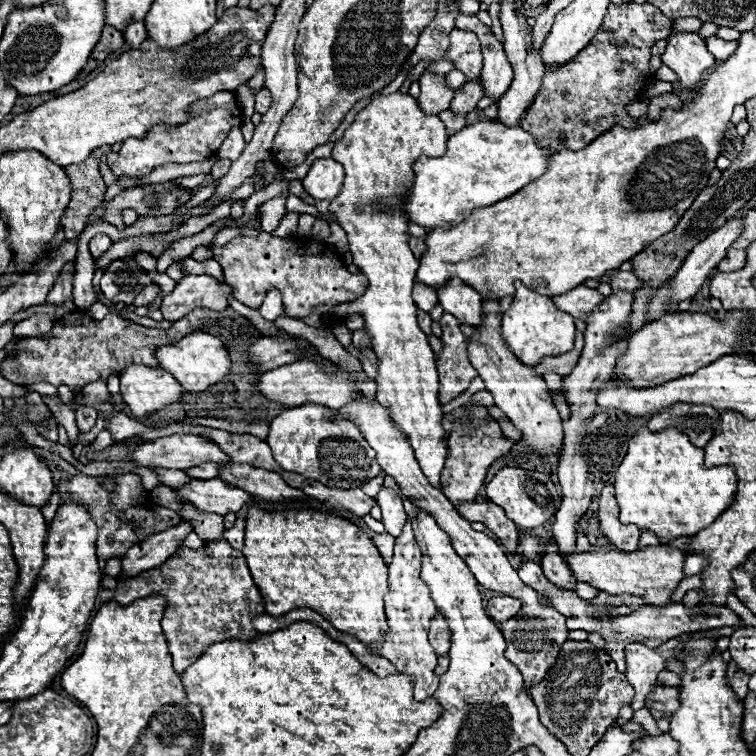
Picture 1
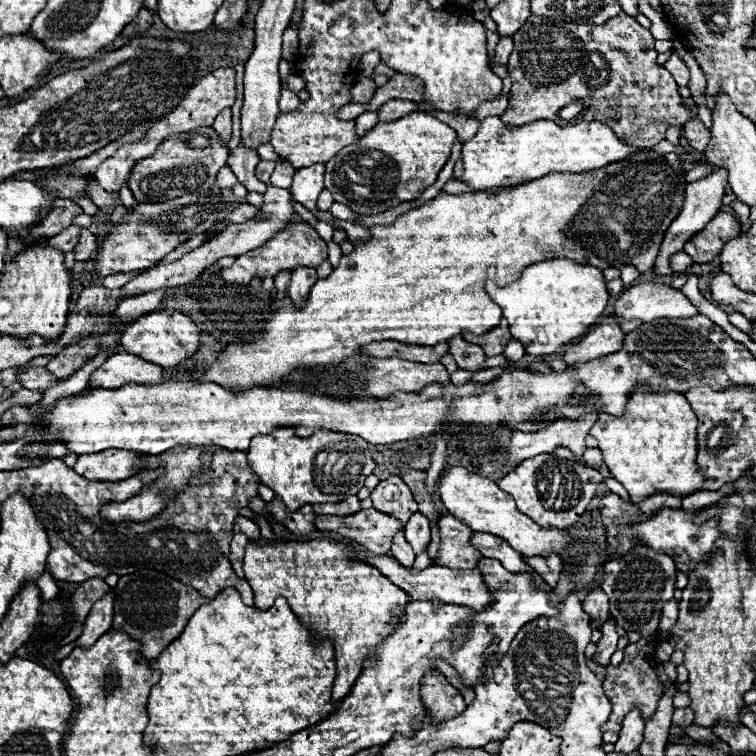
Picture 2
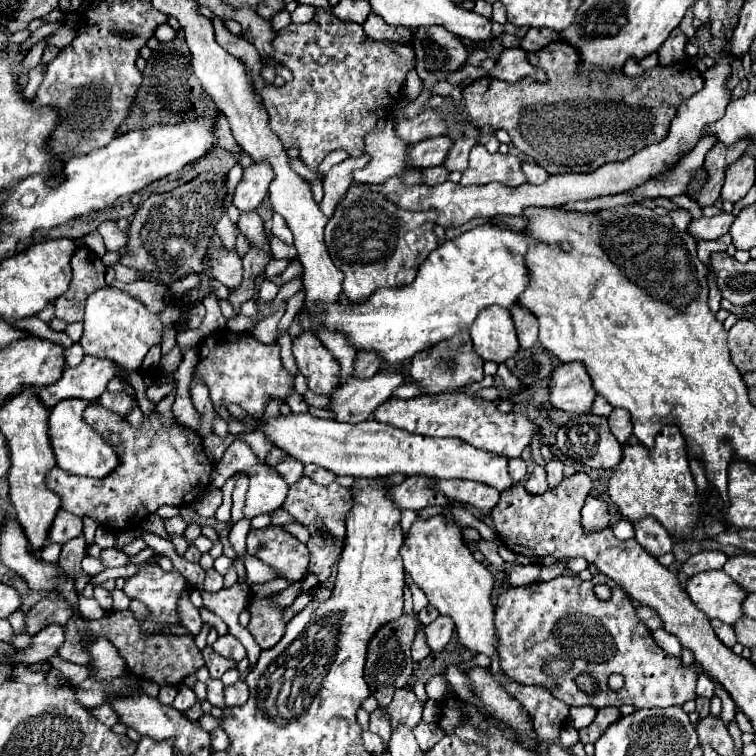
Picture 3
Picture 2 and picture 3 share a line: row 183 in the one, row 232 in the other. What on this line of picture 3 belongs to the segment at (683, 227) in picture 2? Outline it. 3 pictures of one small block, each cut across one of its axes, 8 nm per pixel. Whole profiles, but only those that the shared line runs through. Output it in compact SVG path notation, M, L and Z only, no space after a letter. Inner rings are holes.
M722 212L722 214L712 216L712 218L702 216L702 218L690 222L688 232L696 240L716 240L728 232L732 222L734 222L734 214L728 214L728 212Z

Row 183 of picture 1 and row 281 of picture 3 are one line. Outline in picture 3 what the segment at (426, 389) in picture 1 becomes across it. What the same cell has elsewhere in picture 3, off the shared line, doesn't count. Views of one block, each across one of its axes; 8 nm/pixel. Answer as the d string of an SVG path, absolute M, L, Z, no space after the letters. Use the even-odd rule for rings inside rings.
M352 184L326 224L326 248L332 262L344 272L344 294L360 304L378 288L396 288L410 284L420 264L438 246L434 234L436 210L404 210L382 194L372 194L360 184Z

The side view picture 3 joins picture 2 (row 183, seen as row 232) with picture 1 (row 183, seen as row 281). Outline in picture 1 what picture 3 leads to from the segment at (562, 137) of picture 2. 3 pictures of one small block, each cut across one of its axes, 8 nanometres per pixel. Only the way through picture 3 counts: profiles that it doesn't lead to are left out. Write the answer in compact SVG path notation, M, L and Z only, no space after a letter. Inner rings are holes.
M483 121L473 125L465 126L460 132L450 136L447 141L446 154L442 158L428 158L422 156L414 164L414 184L412 192L406 198L406 210L410 216L410 222L416 222L424 228L442 228L442 222L446 226L460 224L462 218L466 218L474 208L490 206L494 202L500 202L508 198L510 194L518 192L532 180L540 178L552 160L552 154L548 148L538 146L536 138L522 128L508 128L502 122Z

